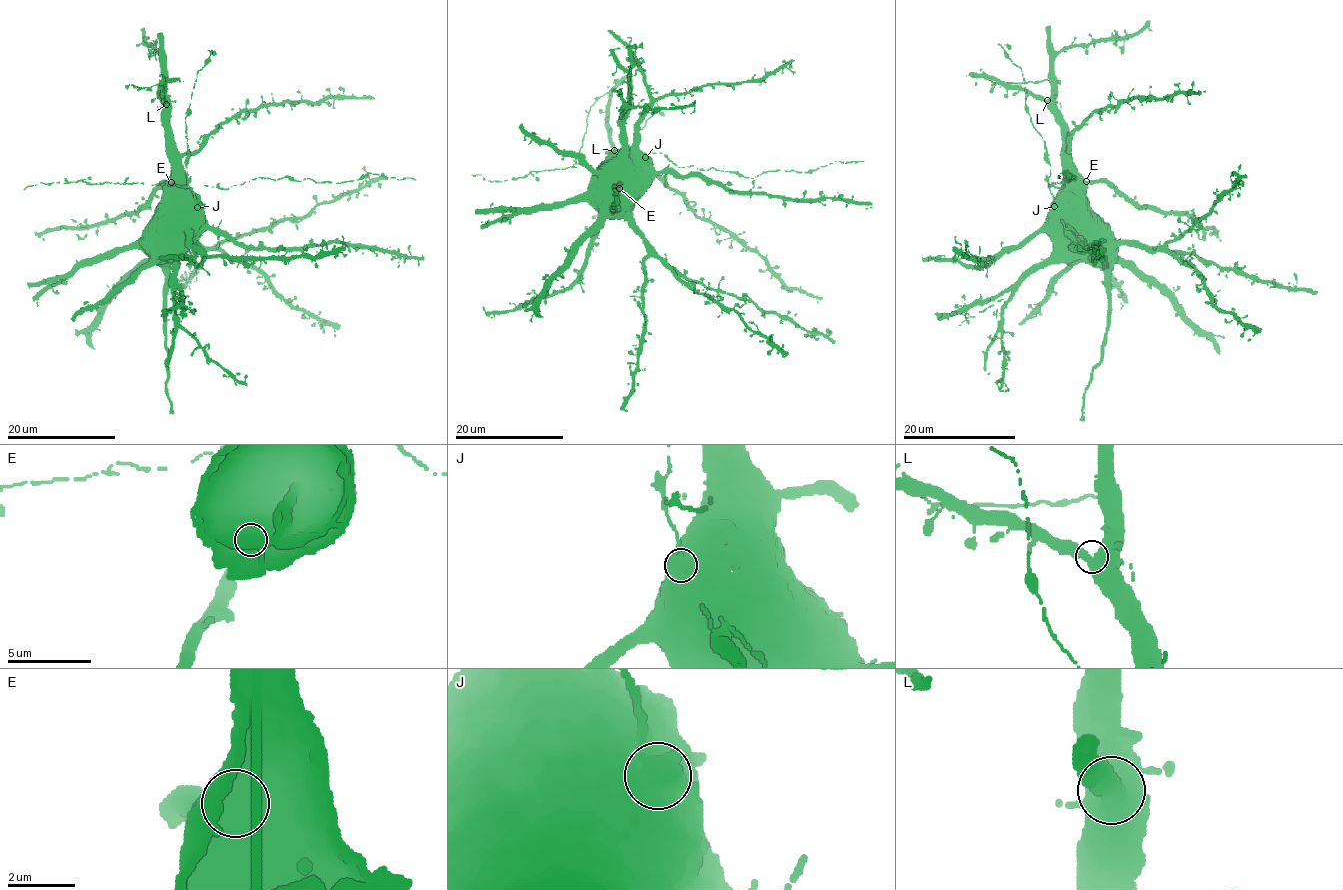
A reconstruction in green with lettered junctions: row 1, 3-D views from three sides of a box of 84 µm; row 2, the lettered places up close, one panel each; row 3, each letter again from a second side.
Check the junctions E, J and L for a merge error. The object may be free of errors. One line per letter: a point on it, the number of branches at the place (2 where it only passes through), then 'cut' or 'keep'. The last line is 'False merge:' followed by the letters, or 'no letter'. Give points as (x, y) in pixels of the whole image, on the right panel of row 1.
E: place (1086, 181); branches 2; keep
J: place (1054, 206); branches 2; cut
L: place (1047, 100); branches 2; keep
False merge: J

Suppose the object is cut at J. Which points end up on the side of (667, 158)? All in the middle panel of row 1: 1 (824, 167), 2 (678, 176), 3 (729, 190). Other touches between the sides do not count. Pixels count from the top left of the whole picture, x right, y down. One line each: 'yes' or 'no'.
1: yes
2: no
3: no

